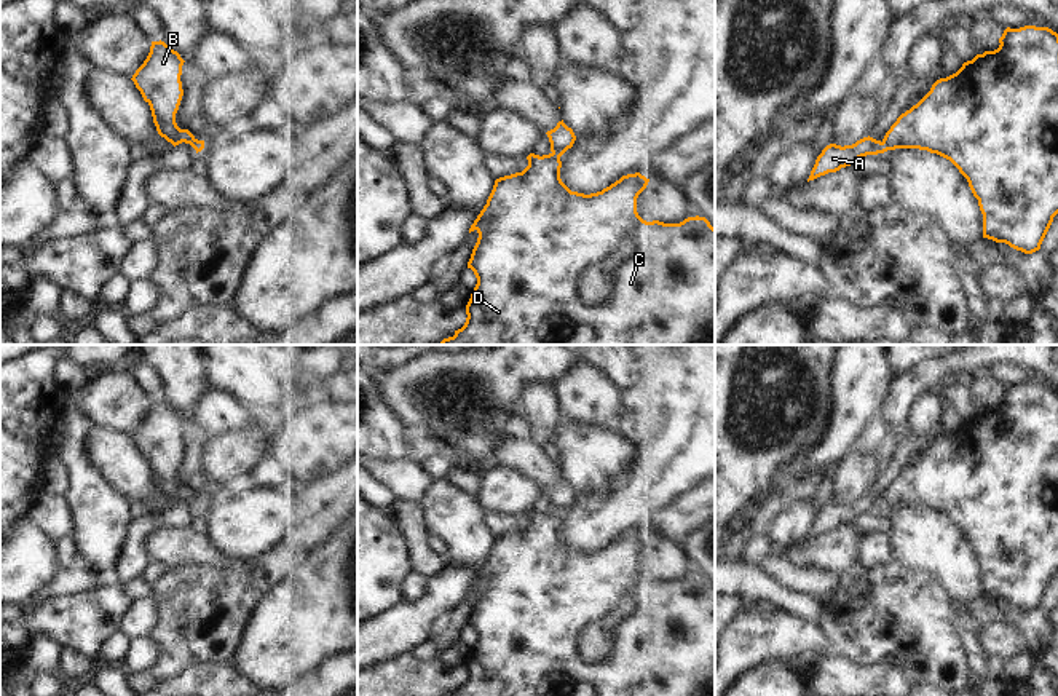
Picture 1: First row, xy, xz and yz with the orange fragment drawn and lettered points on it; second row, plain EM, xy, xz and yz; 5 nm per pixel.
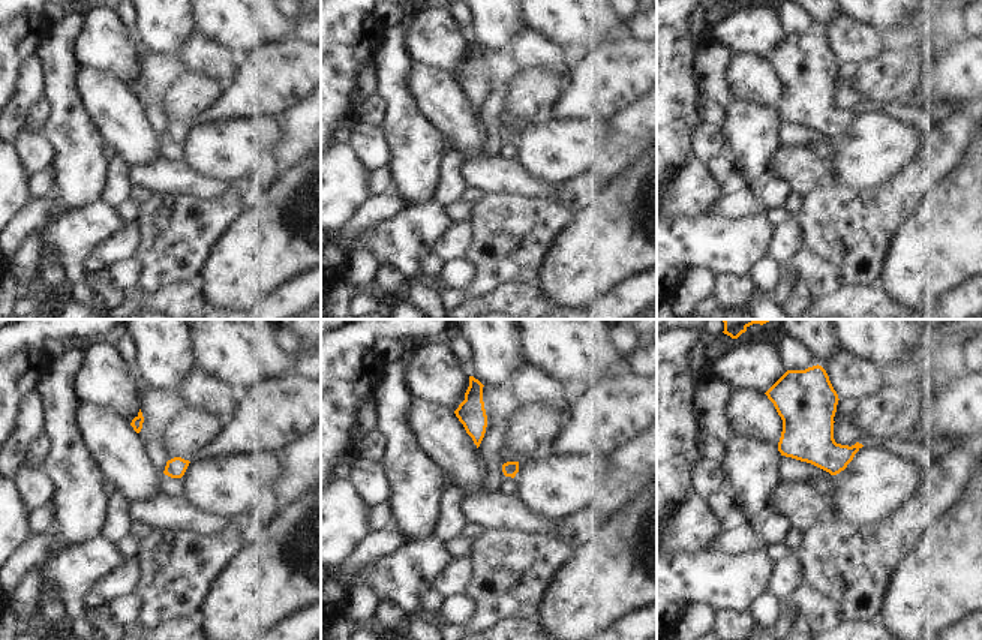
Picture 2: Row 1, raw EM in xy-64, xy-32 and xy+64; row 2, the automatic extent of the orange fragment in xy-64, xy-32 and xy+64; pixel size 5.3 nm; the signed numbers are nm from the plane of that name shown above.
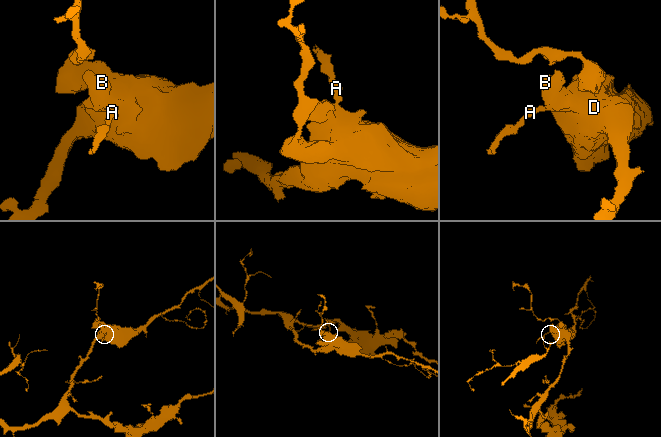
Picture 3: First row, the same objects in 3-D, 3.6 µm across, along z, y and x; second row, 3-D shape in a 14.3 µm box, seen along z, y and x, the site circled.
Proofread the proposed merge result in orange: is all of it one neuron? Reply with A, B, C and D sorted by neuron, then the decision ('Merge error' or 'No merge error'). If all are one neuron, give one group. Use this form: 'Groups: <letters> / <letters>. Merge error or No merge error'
Groups: A / B C D. Merge error.

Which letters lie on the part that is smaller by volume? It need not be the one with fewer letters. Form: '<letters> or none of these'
A

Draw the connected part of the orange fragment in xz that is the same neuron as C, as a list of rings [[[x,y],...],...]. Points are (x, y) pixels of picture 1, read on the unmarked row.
[[[530,511],[527,514],[528,524],[522,530],[515,530],[511,533],[504,533],[495,538],[493,548],[487,557],[487,562],[474,578],[469,586],[471,589],[477,589],[479,595],[472,607],[471,616],[468,619],[468,626],[471,626],[477,635],[477,642],[471,651],[471,656],[466,662],[466,680],[461,686],[455,688],[453,694],[448,696],[715,696],[715,586],[705,575],[688,575],[680,581],[664,581],[659,578],[646,579],[637,570],[637,556],[646,546],[649,536],[642,533],[640,530],[622,533],[619,538],[603,546],[602,549],[584,552],[578,549],[571,549],[560,536],[562,519],[560,514],[549,512],[535,512]]]

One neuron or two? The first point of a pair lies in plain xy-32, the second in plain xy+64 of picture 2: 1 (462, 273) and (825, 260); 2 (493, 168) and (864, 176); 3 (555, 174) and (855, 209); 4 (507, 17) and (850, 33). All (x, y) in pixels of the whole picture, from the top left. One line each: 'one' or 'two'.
1: two
2: two
3: two
4: two

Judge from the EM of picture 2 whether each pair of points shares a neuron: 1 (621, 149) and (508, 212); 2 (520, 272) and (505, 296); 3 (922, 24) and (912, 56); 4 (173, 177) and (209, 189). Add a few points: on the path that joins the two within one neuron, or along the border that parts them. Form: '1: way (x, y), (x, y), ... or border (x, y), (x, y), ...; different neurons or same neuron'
1: way (597, 177), (583, 185), (553, 212), (537, 212); same neuron
2: border (534, 279), (498, 285), (482, 296); different neurons
3: border (940, 36), (919, 36), (891, 42); different neurons
4: way (182, 180), (200, 186); same neuron

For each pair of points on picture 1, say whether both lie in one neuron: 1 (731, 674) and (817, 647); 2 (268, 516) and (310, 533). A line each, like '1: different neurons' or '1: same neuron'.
1: same neuron
2: different neurons

